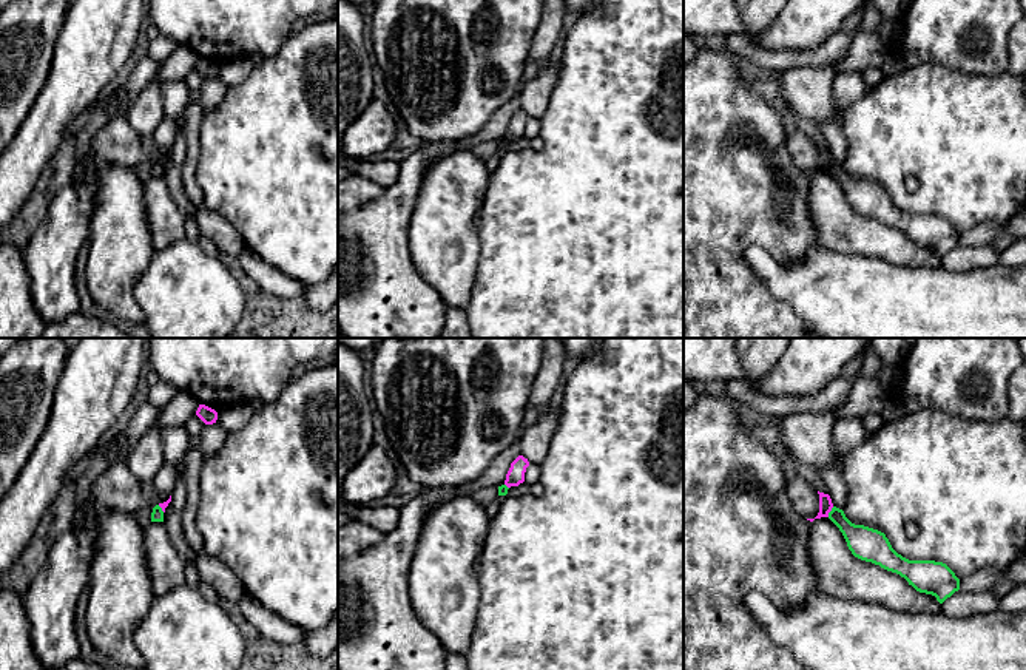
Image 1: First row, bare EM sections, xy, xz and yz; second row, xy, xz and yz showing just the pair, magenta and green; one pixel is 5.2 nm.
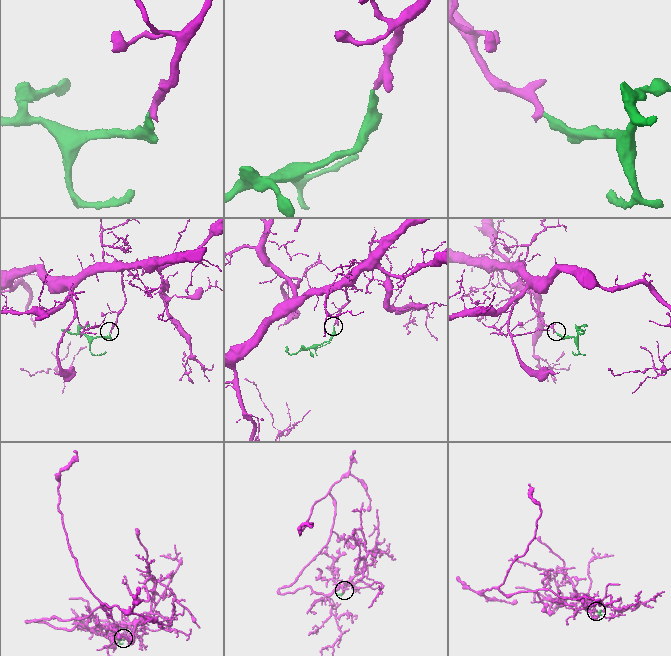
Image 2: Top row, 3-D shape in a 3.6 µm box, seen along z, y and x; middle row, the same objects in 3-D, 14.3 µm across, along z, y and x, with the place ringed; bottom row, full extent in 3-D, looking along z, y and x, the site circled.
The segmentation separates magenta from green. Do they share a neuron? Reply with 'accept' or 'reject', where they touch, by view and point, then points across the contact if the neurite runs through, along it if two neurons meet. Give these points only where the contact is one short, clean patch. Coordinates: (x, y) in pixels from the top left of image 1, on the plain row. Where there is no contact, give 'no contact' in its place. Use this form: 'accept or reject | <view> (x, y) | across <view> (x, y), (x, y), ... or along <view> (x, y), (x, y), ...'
reject | yz (830, 164) | along yz (833, 161), (827, 170)

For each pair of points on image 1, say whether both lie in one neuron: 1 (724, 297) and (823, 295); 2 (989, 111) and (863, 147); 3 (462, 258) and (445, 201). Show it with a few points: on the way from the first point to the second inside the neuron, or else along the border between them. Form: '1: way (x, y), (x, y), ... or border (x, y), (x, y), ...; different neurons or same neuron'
1: border (750, 267), (767, 289), (801, 318); different neurons
2: way (958, 138), (897, 138), (894, 141); same neuron
3: way (448, 244), (445, 241), (445, 215); same neuron

